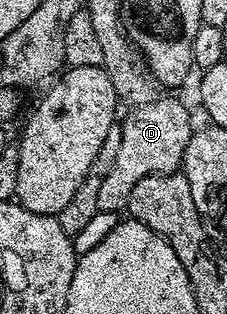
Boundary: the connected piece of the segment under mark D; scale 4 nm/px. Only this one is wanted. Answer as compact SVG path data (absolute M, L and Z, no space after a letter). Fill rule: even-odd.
M159 98L151 100L137 107L132 114L126 116L119 136L119 144L123 149L116 150L113 156L113 164L105 168L103 181L100 188L99 200L102 207L109 208L115 212L121 211L128 205L131 190L141 179L151 174L172 174L178 171L178 168L184 161L186 145L192 138L193 124L189 118L189 112L186 106L177 98Z

